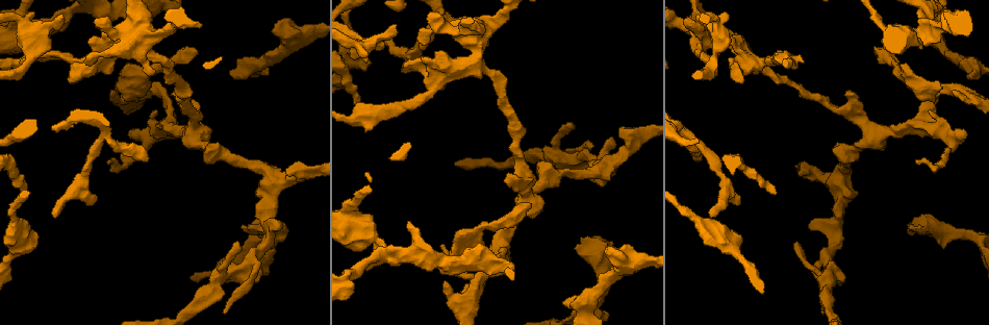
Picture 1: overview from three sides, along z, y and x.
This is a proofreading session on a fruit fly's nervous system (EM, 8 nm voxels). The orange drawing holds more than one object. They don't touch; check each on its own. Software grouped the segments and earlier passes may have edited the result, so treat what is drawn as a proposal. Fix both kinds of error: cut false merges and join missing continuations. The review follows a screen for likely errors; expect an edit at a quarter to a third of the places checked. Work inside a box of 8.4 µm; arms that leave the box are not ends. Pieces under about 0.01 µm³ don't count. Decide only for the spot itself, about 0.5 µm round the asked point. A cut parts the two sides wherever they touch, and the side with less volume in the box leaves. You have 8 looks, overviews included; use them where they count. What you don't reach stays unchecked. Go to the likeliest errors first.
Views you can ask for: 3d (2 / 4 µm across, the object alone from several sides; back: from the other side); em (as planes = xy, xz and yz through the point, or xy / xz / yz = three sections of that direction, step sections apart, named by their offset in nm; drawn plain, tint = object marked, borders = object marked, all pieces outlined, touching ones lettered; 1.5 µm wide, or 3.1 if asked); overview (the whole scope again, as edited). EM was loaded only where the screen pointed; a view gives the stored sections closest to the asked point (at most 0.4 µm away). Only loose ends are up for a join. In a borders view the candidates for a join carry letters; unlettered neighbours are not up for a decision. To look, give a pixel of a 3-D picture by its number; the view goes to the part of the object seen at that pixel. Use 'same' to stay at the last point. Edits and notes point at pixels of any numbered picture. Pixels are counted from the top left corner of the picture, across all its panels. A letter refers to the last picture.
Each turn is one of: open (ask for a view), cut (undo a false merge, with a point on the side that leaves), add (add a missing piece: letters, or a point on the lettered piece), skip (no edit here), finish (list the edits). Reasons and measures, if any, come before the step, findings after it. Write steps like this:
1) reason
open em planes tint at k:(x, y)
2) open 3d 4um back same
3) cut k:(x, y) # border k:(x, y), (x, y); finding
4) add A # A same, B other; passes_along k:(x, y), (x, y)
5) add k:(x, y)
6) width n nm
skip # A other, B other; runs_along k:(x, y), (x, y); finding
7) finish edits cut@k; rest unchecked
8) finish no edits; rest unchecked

an open end
open em xy step 4 borders at 1:(775, 193)

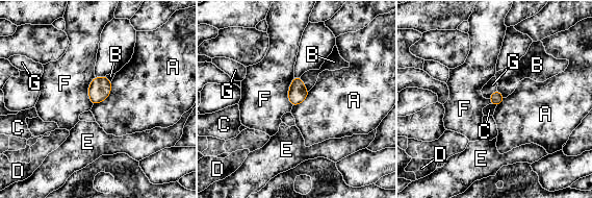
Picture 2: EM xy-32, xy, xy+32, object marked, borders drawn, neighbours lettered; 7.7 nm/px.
open em planes borders same

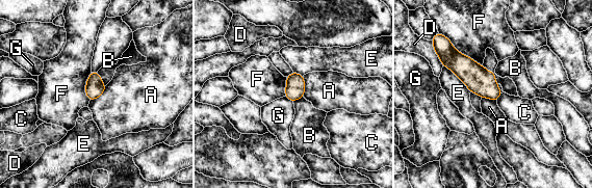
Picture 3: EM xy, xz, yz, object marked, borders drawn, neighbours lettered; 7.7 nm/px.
longest_contact E 300 nm
skip # A other, B other, C other, D other, E other, F other, G other; border 3:(106, 85), (98, 97), (89, 101); no lettered piece goes on from it

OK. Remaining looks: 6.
an open end
open 3d 4um at 1:(698, 160)

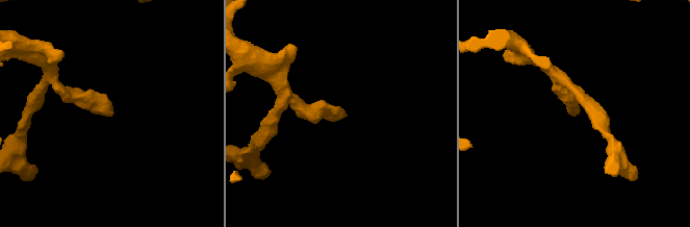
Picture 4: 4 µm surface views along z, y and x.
shape alone is not enough
open em yz step 4 borders at 4:(345, 115)

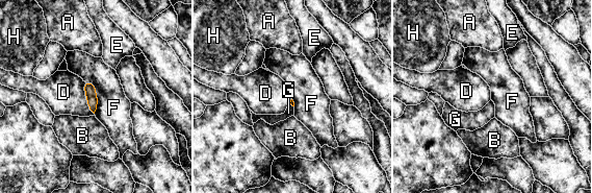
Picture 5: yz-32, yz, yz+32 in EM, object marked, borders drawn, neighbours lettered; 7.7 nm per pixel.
open em planes borders same

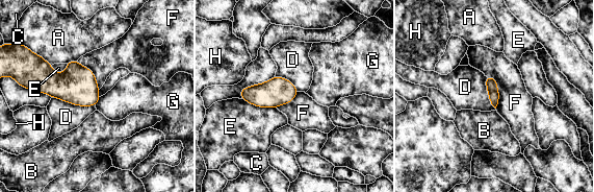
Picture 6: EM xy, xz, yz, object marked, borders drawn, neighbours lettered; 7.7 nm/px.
skip # A other, B other, C other, D other, E other, F other, G other, H other; no lettered piece goes on from it

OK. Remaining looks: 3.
an open end
open em planes borders at 1:(724, 12)

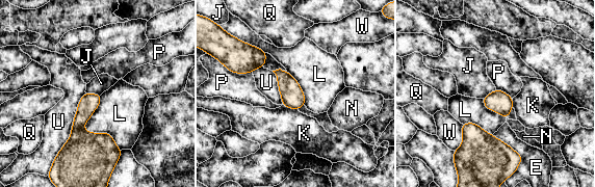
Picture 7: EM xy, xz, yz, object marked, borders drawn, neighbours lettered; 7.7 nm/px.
skip # E other, J other, K other, L other, N other, P other, Q other, U other, W other; border 7:(85, 91), (100, 95); none of them fits

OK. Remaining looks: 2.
free end
open em planes borders at 1:(908, 226)

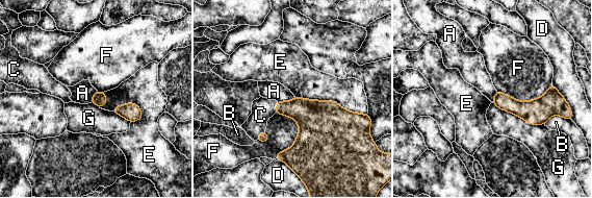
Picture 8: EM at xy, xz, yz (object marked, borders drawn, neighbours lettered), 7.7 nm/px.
add C # A other, B other, C same, D other, E other, F other, G other; it goes on there

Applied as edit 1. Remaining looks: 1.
finish edits add@8; rest unchecked

